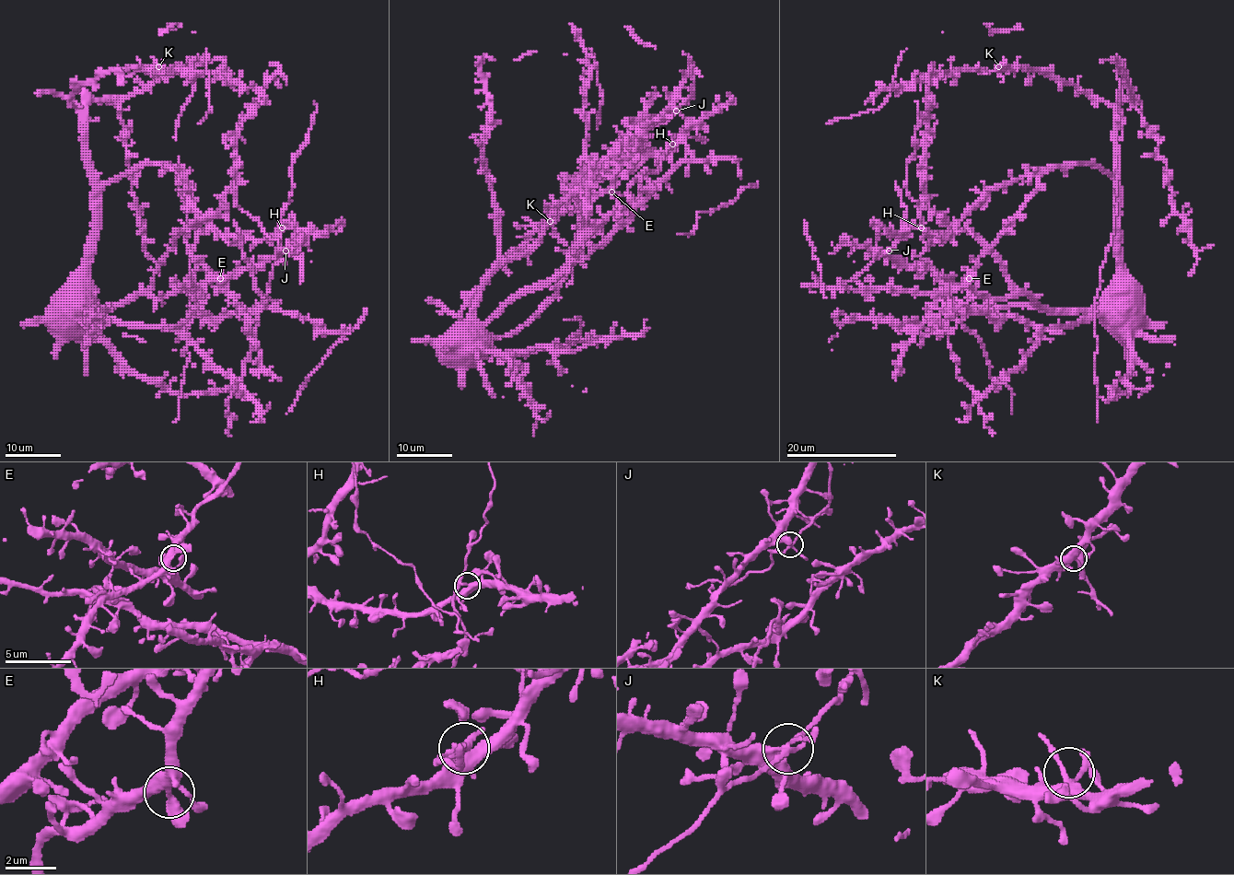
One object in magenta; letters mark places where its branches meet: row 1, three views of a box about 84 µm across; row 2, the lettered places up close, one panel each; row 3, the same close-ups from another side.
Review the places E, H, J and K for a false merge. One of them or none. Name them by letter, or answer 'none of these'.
J

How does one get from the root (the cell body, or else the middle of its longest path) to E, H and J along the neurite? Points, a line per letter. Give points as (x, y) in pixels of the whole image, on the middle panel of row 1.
E: (470, 348), (479, 287), (504, 262), (525, 254), (550, 213), (594, 174), (606, 175), (611, 192)
H: (470, 348), (479, 287), (540, 239), (575, 183), (584, 174), (603, 180), (633, 171), (672, 144)
J: (470, 348), (479, 287), (537, 241), (556, 205), (620, 161), (664, 113), (677, 110)

